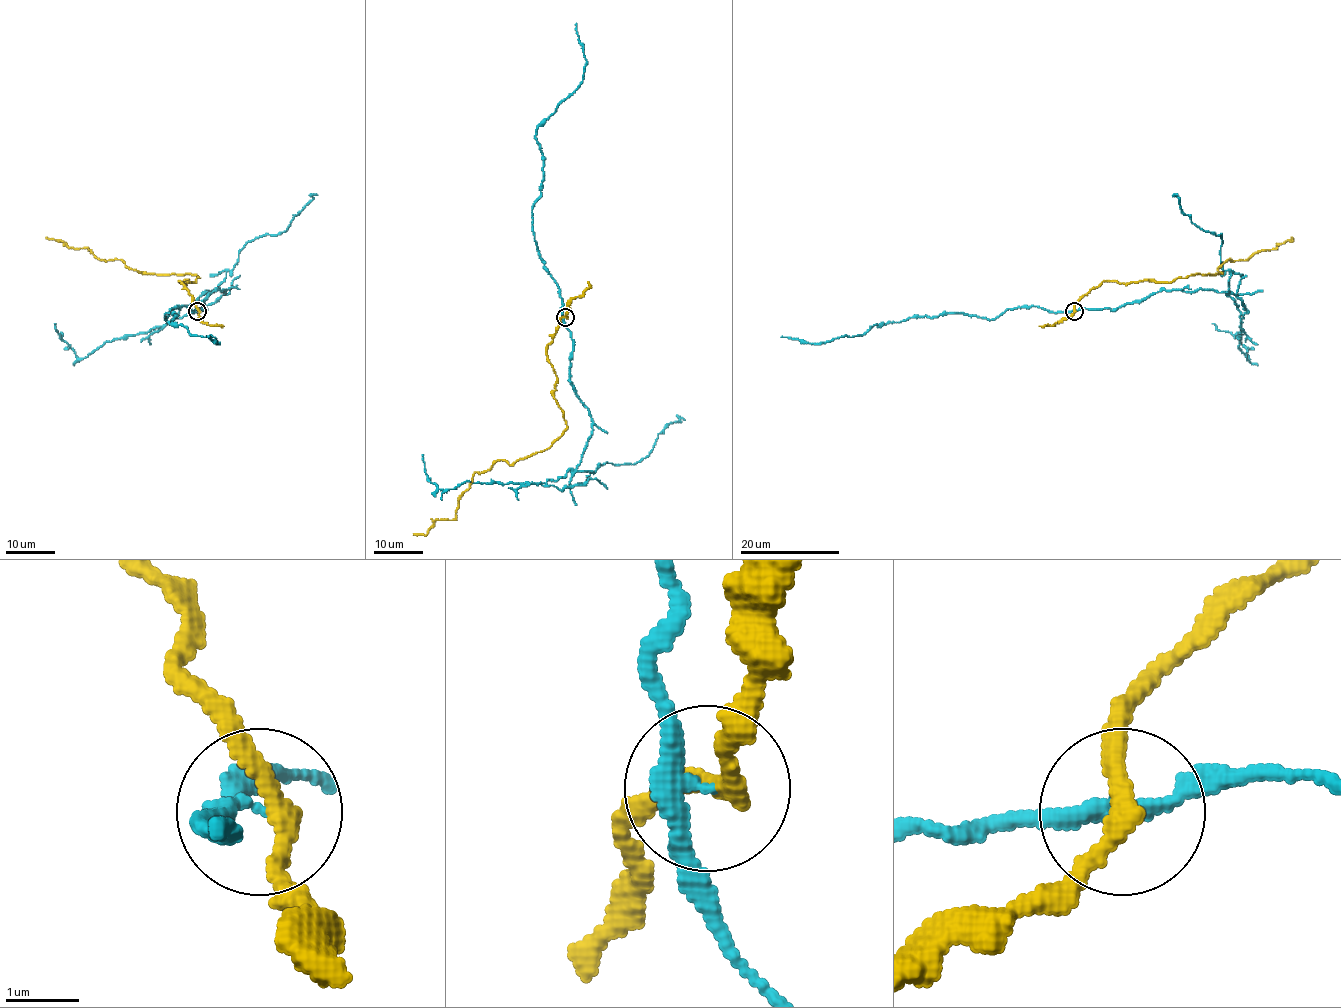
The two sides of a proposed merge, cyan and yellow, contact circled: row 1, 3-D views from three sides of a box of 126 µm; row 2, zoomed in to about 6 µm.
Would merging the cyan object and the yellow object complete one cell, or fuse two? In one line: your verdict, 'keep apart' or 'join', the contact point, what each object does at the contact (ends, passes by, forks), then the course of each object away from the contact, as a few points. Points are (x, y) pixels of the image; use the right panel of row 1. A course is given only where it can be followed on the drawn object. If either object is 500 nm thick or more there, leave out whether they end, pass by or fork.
keep apart; at (1074, 311); cyan passes by; yellow passes by; cyan runs (1075, 311), (1117, 310), (1166, 290), (1227, 292), (1238, 305), (1239, 348), (1246, 359), (1246, 348), (1212, 323); yellow runs (1075, 311), (1103, 281), (1167, 283), (1220, 274), (1217, 269), (1228, 259), (1246, 260), (1291, 237)

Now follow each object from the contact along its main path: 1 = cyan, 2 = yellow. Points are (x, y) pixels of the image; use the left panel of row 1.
1: (198, 311), (212, 291), (225, 290), (202, 292), (169, 322), (105, 342), (79, 359), (54, 323)
2: (198, 311), (179, 280), (185, 284), (199, 278), (141, 273), (120, 259), (100, 260), (88, 249), (46, 237)

